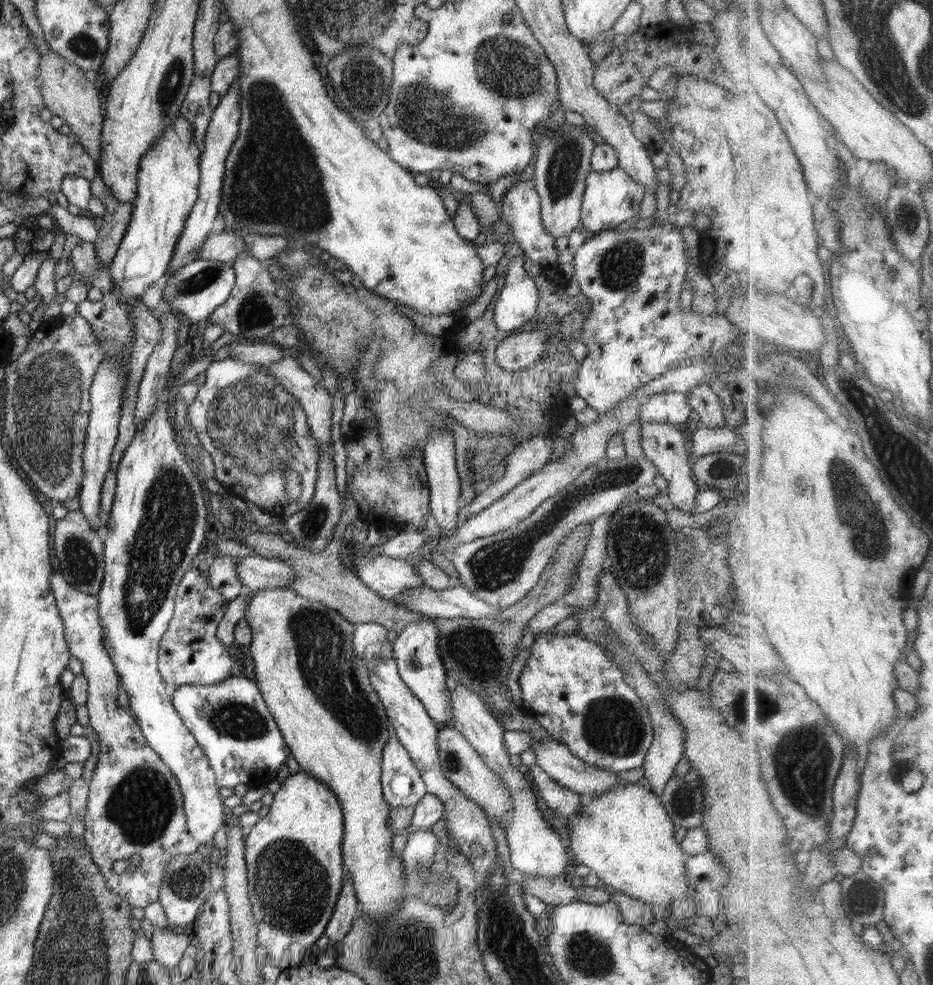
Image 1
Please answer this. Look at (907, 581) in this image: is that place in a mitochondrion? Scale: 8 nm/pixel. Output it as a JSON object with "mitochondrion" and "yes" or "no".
{"mitochondrion":"no"}

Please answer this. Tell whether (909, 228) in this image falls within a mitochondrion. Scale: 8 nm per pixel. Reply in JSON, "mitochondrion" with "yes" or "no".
{"mitochondrion":"yes"}

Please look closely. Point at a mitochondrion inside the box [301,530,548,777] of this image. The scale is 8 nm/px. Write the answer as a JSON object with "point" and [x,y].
{"point":[474,652]}

